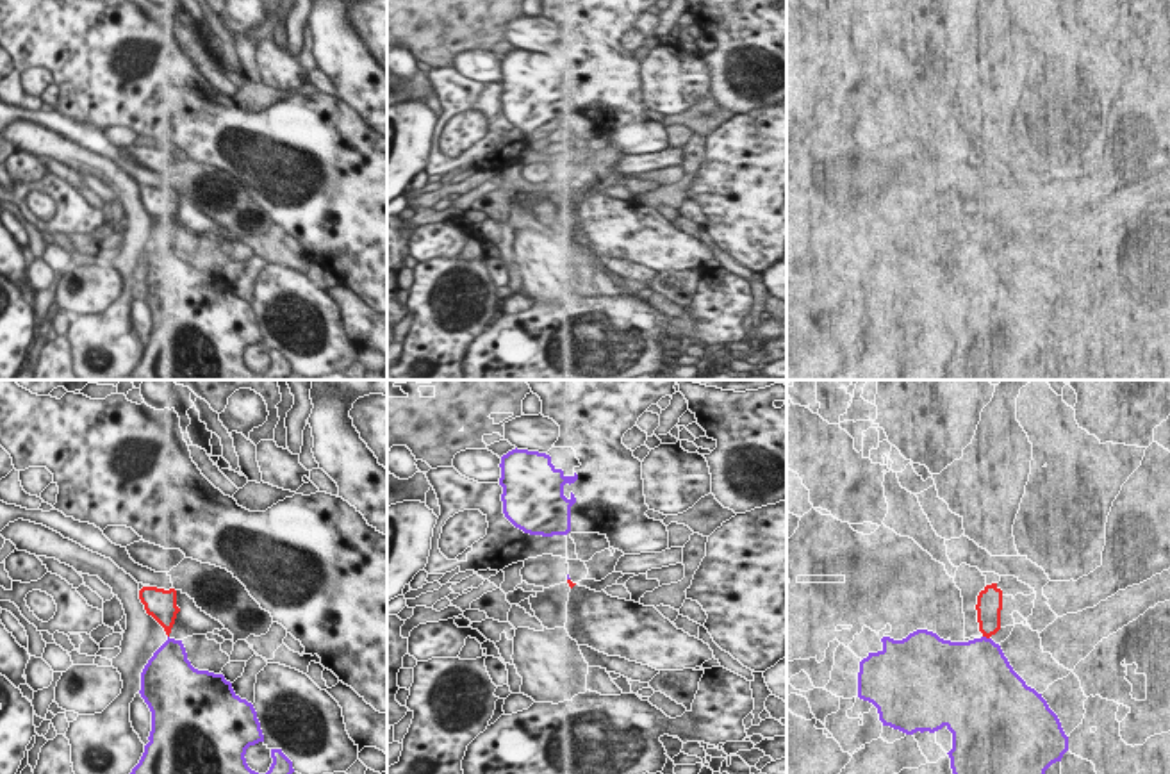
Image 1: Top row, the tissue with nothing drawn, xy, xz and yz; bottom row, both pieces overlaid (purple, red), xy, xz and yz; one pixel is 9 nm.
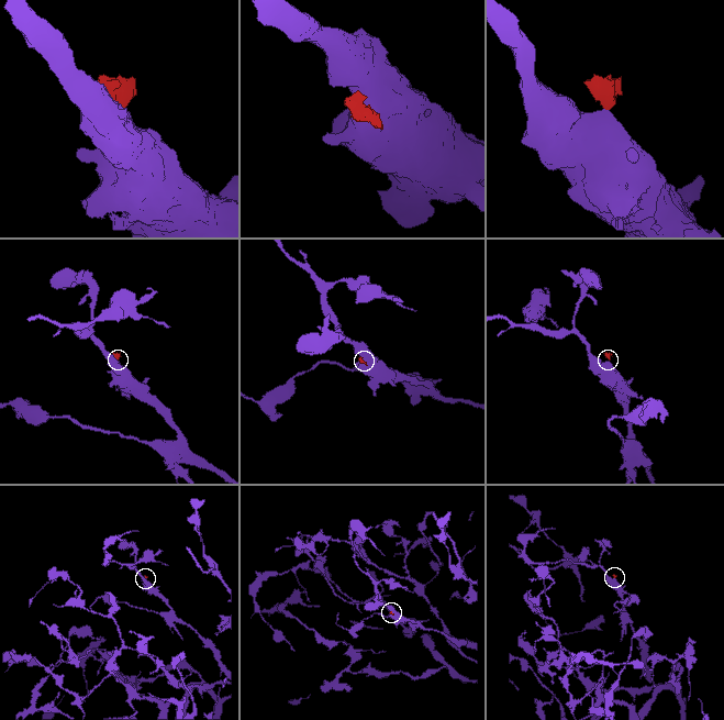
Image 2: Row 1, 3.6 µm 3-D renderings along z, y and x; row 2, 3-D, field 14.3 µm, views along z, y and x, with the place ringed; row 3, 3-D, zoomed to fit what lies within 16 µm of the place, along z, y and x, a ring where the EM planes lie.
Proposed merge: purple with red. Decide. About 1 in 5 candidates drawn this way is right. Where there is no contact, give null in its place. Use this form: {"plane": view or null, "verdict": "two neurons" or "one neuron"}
{"plane": "yz", "verdict": "two neurons"}

